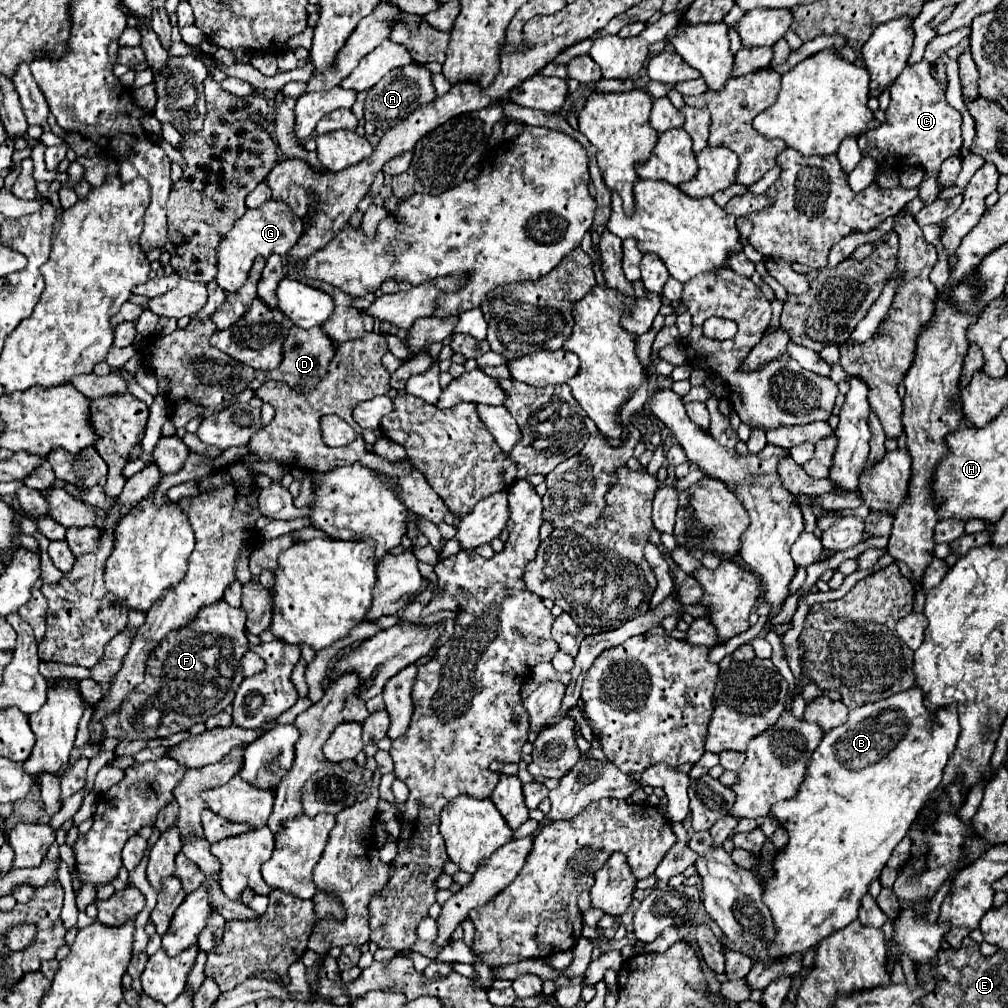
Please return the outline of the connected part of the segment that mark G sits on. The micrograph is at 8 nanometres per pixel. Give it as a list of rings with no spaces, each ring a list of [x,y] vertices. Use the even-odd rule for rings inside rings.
[[[268,200],[256,210],[248,208],[248,212],[234,224],[234,228],[226,234],[224,242],[218,248],[218,286],[226,292],[236,292],[244,286],[244,280],[248,280],[248,272],[254,264],[254,258],[268,258],[270,254],[286,256],[290,248],[298,242],[302,232],[302,218],[298,218],[284,202]]]

